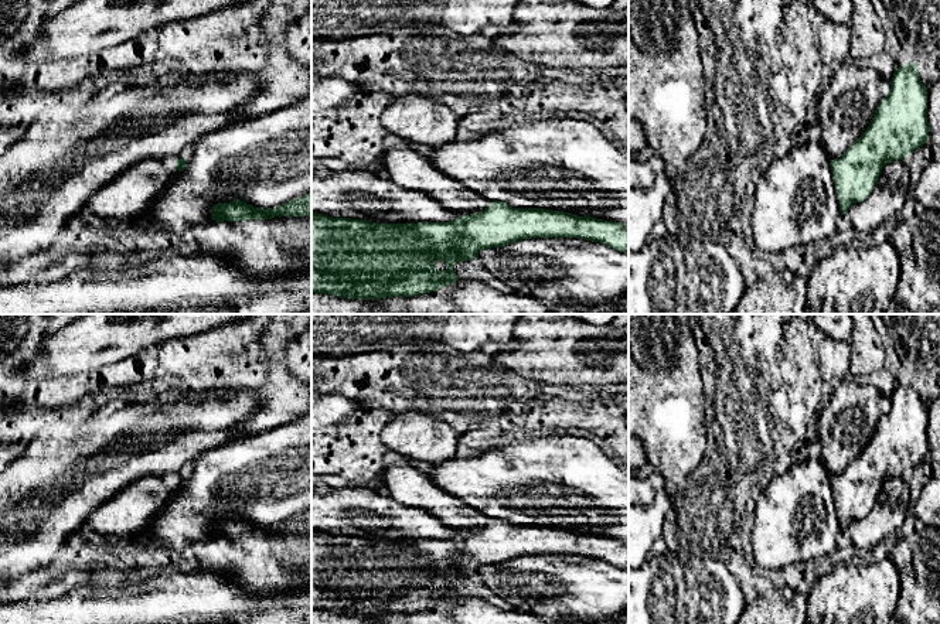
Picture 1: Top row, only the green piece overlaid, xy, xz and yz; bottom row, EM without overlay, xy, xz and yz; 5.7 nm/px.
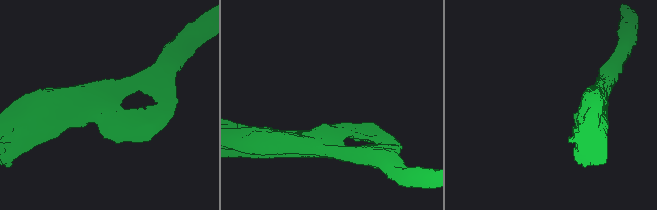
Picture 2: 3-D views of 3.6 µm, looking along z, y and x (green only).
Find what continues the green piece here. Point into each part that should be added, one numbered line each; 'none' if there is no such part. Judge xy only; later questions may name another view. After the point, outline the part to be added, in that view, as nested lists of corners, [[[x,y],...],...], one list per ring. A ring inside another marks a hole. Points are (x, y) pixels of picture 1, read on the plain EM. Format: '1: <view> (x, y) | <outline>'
1: xy (273, 566) | [[[275,533],[256,538],[224,538],[194,545],[191,557],[198,569],[222,572],[228,582],[255,600],[283,597],[311,586],[311,533]]]

